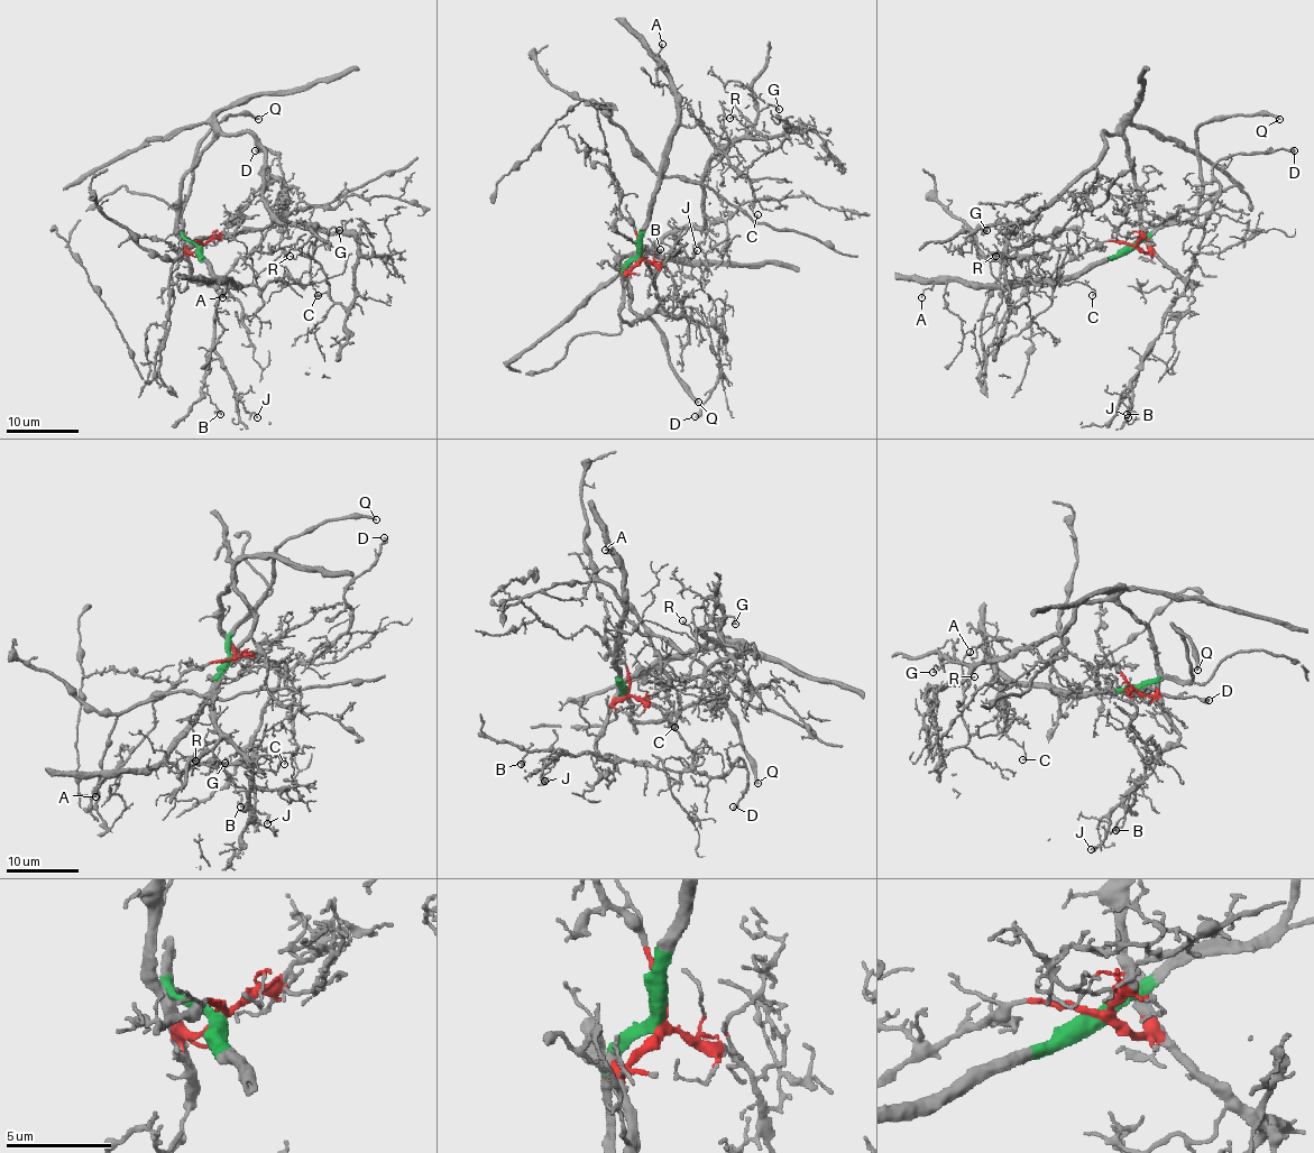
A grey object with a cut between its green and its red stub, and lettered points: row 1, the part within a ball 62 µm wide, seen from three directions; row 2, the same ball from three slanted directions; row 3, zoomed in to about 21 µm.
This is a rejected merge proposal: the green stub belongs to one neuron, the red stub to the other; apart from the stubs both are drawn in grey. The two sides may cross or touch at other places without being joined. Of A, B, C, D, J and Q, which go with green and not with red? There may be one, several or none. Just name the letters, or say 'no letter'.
A, C, Q

